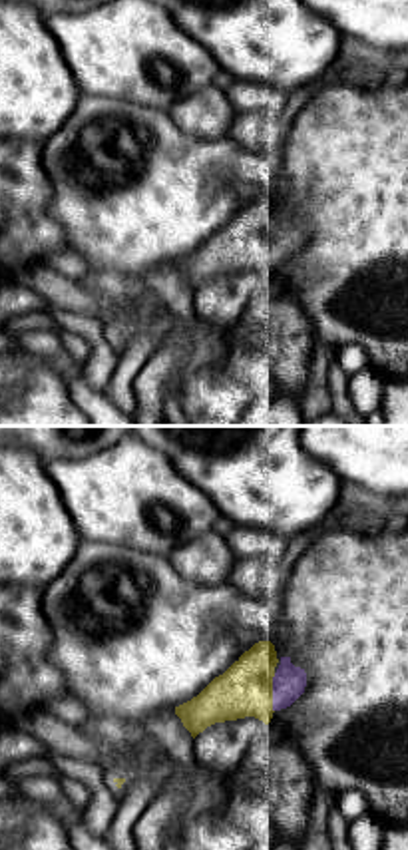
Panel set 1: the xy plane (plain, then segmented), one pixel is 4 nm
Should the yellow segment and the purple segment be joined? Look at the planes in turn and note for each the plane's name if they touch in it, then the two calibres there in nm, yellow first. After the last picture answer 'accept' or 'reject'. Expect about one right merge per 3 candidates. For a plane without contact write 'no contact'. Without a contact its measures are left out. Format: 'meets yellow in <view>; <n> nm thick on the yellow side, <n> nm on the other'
meets yellow in xy; 220 nm thick on the yellow side, 140 nm on the other

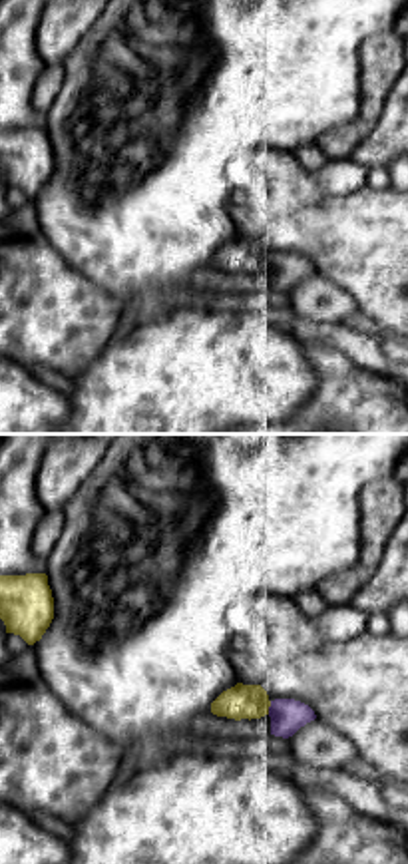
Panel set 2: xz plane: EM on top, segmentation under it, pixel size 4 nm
meets yellow in xz; 140 nm thick on the yellow side, 140 nm on the other

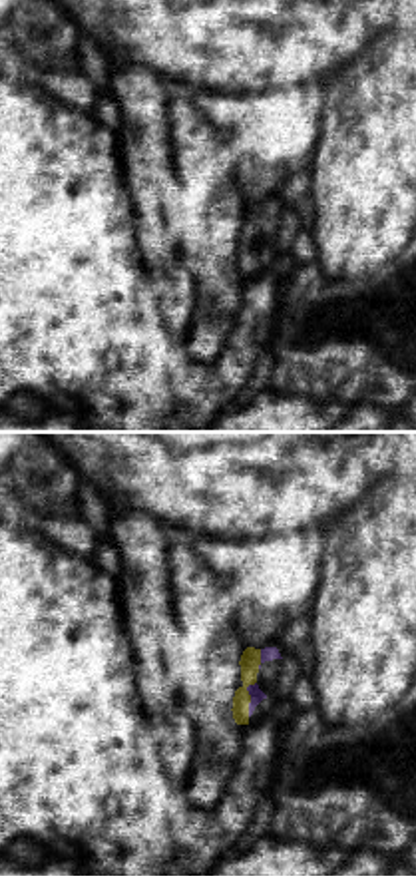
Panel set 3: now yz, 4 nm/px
meets yellow in yz; 80 nm thick on the yellow side, 60 nm on the other

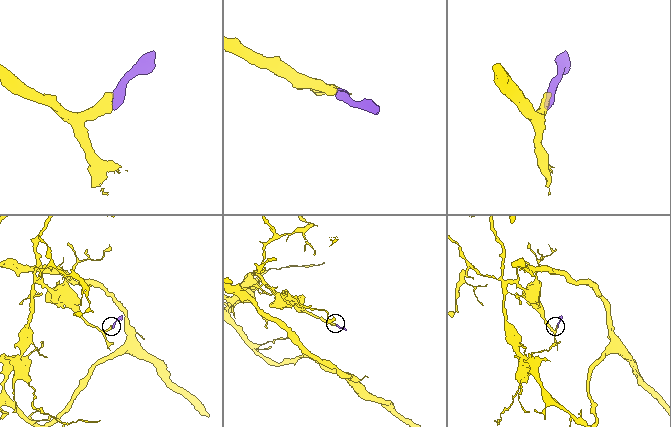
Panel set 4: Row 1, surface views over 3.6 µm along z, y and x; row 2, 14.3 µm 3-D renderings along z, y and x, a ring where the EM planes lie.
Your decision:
accept

